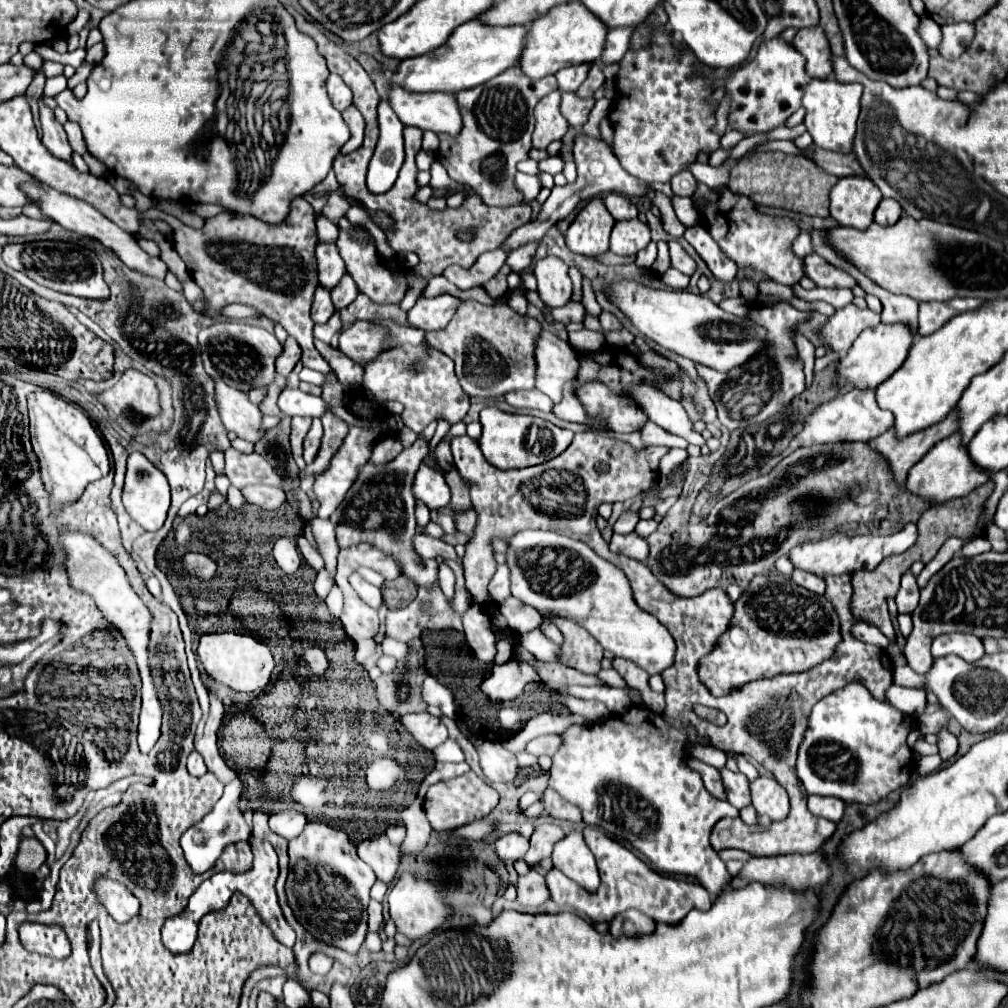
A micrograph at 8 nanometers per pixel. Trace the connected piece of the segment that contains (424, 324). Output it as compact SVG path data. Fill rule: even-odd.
M448 293L432 299L418 299L416 305L408 311L408 323L424 331L442 329L444 325L448 325L456 309L458 309L458 299Z

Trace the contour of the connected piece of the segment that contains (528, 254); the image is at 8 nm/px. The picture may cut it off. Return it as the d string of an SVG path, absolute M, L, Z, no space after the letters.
M532 241L532 243L528 243L528 245L522 245L522 247L514 249L514 251L508 255L506 263L508 263L510 267L528 267L528 265L534 261L536 249L538 249L538 243L536 243L536 241Z

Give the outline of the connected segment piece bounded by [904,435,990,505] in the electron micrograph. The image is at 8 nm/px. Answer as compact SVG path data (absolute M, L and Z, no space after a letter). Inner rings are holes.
M950 435L944 441L940 441L938 445L934 445L934 449L930 453L926 453L926 457L920 459L908 471L908 479L904 483L904 489L908 493L914 493L914 495L926 499L932 505L934 503L940 505L944 501L968 495L972 489L982 485L988 477L990 477L990 473L984 473L978 467L974 467L974 463L970 461L966 449L960 449L960 437Z

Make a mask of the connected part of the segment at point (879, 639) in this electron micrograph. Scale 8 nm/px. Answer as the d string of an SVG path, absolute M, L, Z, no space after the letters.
M854 623L854 625L852 625L852 635L854 635L856 639L864 641L864 643L872 643L872 645L878 645L878 647L882 647L882 649L886 649L888 643L890 643L876 627L872 627L872 625L868 625L868 623Z

